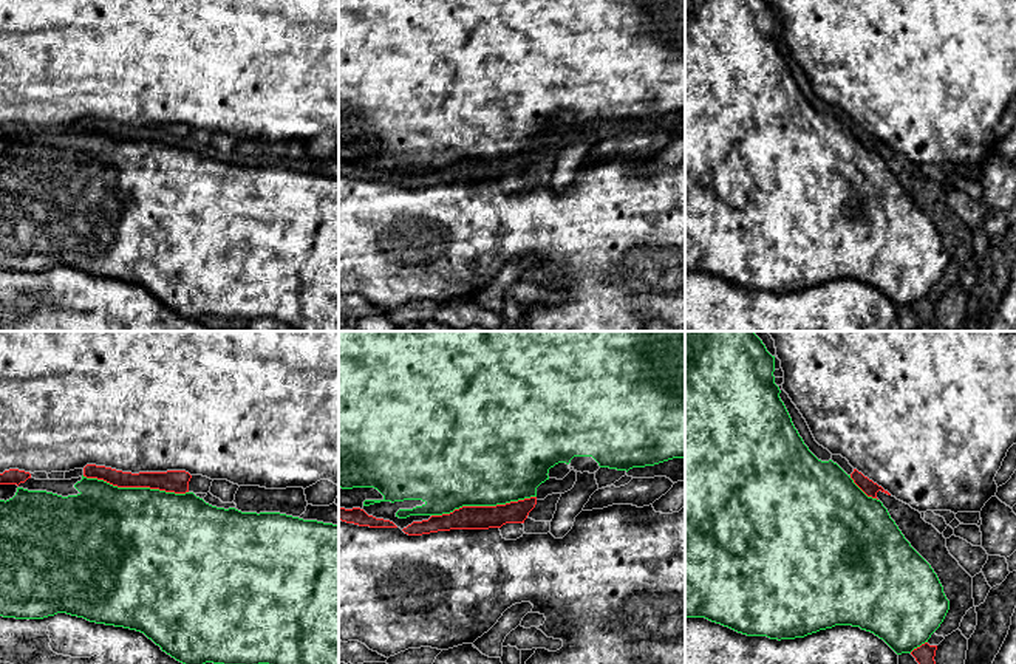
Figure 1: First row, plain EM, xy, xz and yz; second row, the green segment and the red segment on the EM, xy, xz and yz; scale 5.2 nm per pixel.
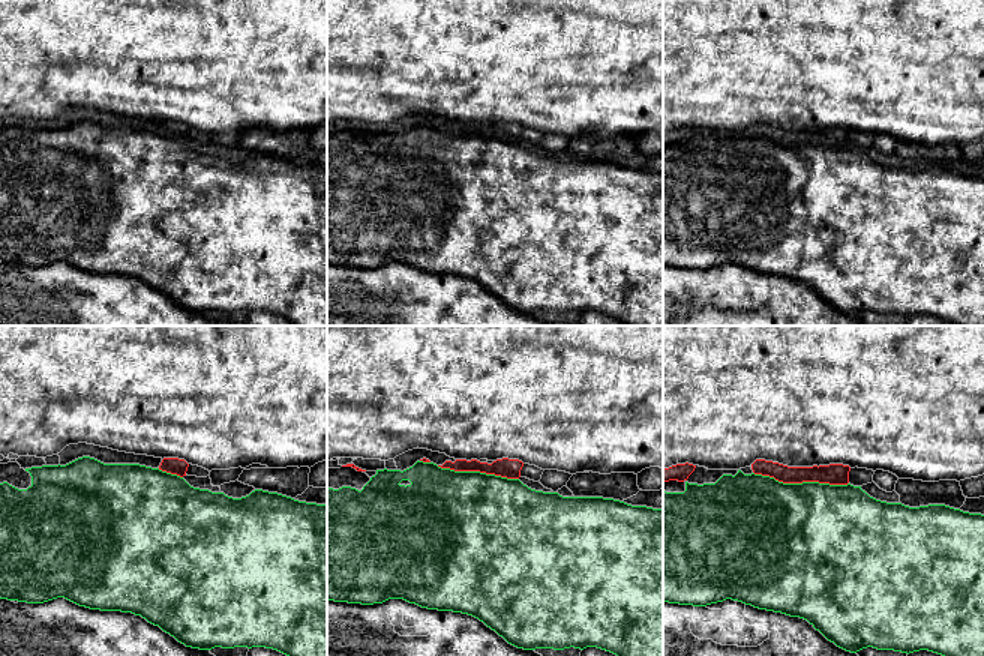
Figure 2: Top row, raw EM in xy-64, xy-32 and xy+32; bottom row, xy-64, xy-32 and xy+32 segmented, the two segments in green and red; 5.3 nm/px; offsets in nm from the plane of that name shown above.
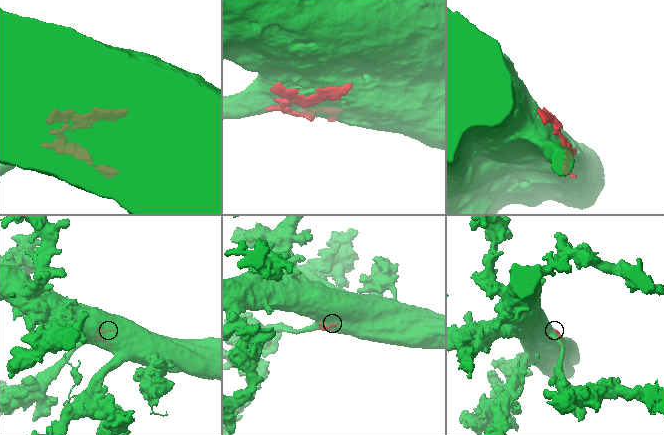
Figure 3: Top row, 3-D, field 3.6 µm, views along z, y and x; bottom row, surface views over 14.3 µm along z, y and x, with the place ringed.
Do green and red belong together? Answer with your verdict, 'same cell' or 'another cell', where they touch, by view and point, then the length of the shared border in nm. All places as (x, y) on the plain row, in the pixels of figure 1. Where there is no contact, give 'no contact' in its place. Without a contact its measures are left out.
same cell | xy (135, 141) | 550 nm

